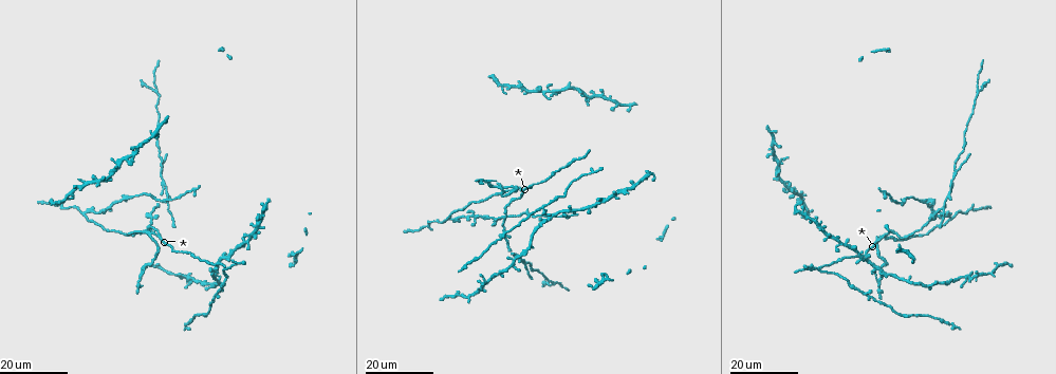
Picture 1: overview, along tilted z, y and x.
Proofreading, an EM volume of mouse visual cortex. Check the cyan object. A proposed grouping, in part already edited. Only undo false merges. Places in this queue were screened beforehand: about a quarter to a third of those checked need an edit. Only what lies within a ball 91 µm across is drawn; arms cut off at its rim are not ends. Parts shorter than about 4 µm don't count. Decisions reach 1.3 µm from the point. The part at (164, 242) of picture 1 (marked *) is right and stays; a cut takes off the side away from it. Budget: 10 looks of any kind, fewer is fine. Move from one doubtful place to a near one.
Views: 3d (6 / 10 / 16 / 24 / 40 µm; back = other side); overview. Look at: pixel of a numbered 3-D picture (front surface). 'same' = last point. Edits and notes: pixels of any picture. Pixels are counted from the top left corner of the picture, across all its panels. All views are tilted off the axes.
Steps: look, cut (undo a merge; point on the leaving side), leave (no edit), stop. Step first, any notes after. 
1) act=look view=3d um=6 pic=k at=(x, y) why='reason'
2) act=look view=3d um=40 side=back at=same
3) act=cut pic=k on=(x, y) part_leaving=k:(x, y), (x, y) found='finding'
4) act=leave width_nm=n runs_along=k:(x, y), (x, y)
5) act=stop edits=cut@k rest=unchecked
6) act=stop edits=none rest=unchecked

act=look view=3d um=24 pic=1 at=(255, 235) why='four or more arms meet'

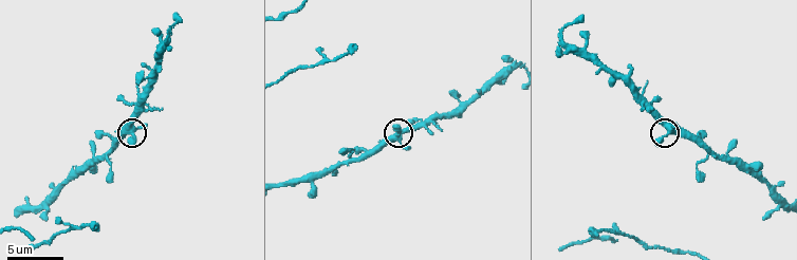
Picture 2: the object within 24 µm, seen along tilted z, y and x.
act=look view=3d um=6 pic=2 at=(669, 128) why='zoom in'

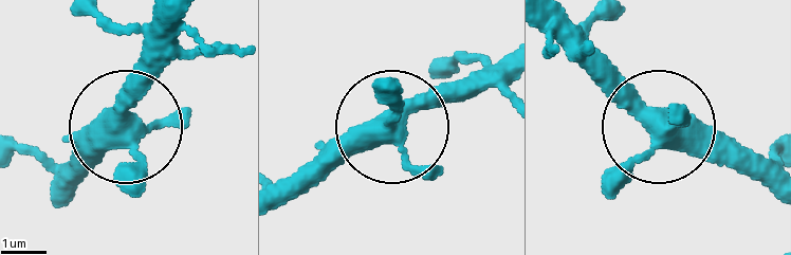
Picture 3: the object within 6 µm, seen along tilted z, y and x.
act=look view=3d um=6 side=back pic=3 at=(397, 135)

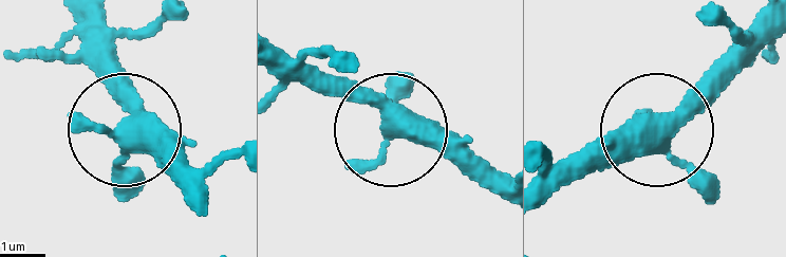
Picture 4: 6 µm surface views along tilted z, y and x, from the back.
act=leave width_nm=340 found='all the same neuron'

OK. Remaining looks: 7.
act=look view=3d um=10 pic=2 at=(44, 205) why='three arms meet'

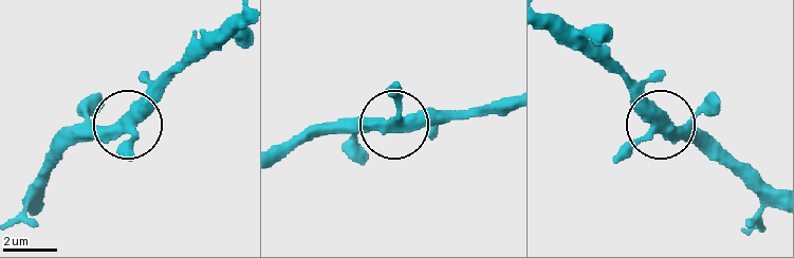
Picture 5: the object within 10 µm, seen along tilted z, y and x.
act=look view=3d um=10 side=back pic=5 at=(126, 123) why='other side'

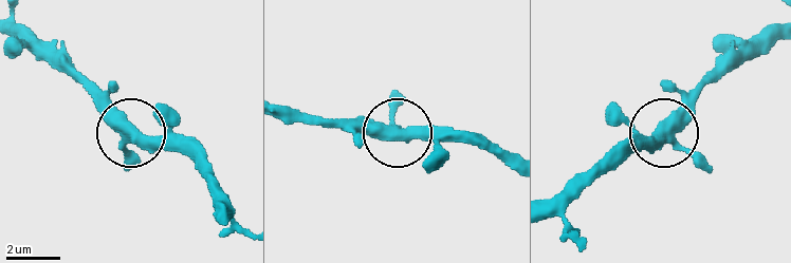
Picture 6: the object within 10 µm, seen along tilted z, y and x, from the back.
act=leave side_arm_um=39 found='one neuron here'

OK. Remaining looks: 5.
act=look view=3d um=16 pic=1 at=(466, 297) why='three-way junction'

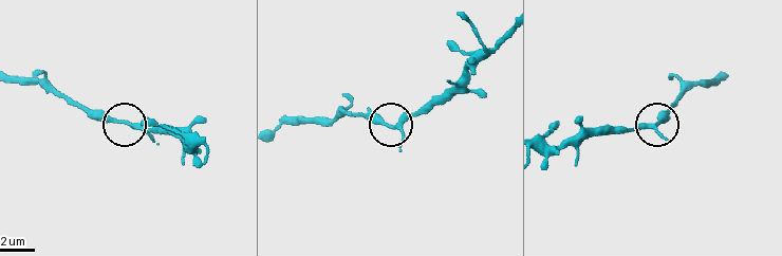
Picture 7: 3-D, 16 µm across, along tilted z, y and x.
act=look view=3d um=10 pic=7 at=(658, 120) why='zoom in'

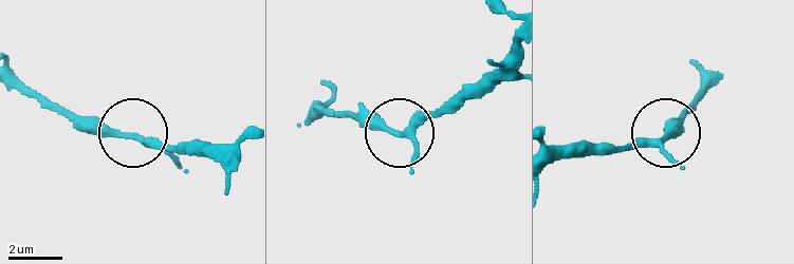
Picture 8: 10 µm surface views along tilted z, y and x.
act=leave arms=3 found='one neuron here'

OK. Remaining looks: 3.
act=look view=3d um=16 pic=1 at=(976, 90) why='three-way junction'

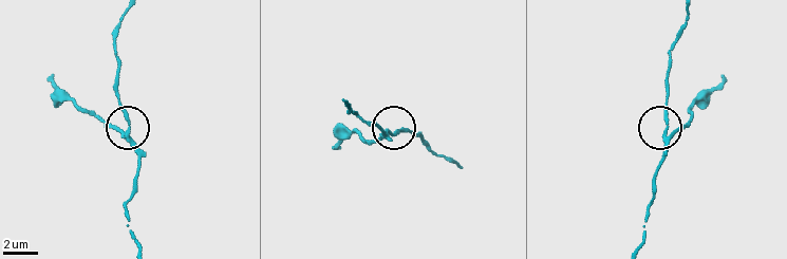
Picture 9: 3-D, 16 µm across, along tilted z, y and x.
act=look view=3d um=6 pic=9 at=(125, 132)

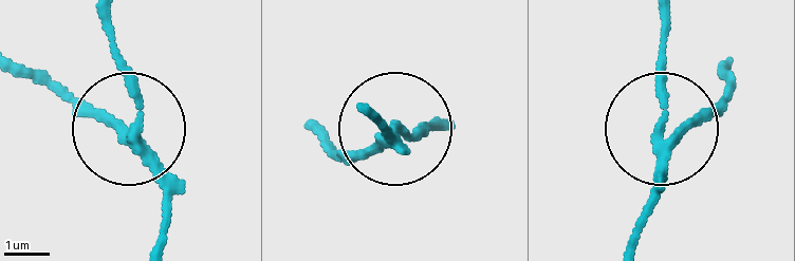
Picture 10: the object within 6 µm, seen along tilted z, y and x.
act=cut pic=10 on=(107, 126) side_arm_um=8 part_leaving=10:(146, 157), (17, 74) found='a second neuron is stuck on'

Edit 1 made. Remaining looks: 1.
act=stop edits=cut@10 rest=unchecked

